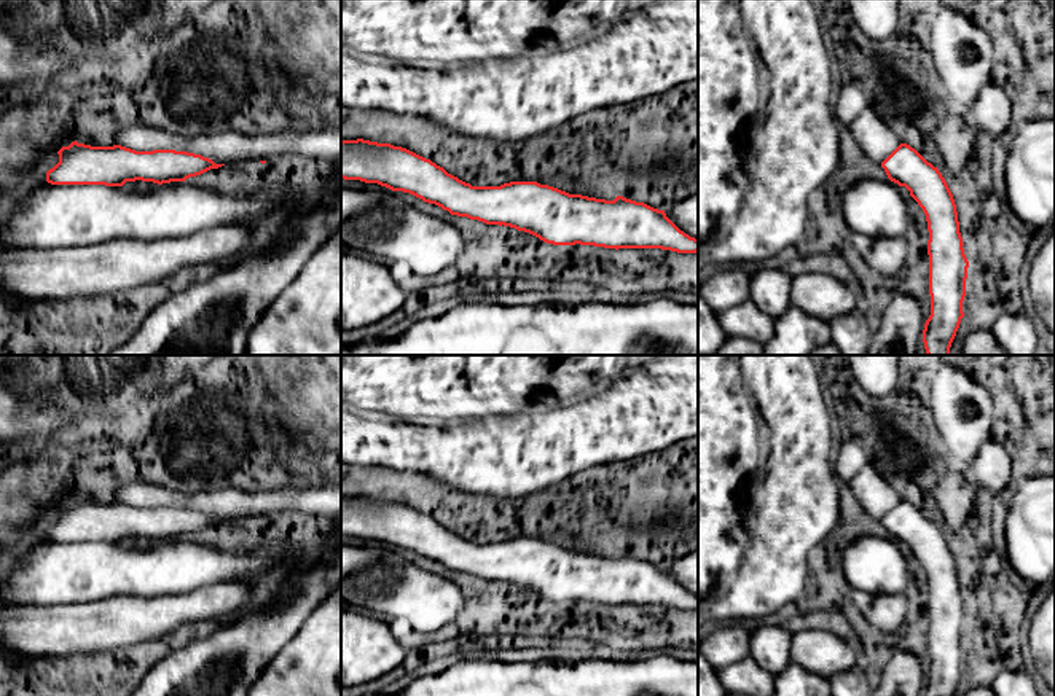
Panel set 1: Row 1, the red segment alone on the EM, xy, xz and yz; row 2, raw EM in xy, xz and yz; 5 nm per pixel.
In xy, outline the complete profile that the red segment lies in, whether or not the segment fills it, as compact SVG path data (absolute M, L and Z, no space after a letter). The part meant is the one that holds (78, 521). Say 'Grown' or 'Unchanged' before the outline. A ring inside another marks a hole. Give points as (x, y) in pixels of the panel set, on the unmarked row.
Unchanged. M76 497L62 503L57 511L59 519L46 529L51 542L123 543L135 537L163 542L185 538L225 522L188 508L135 508L121 502L91 503Z

